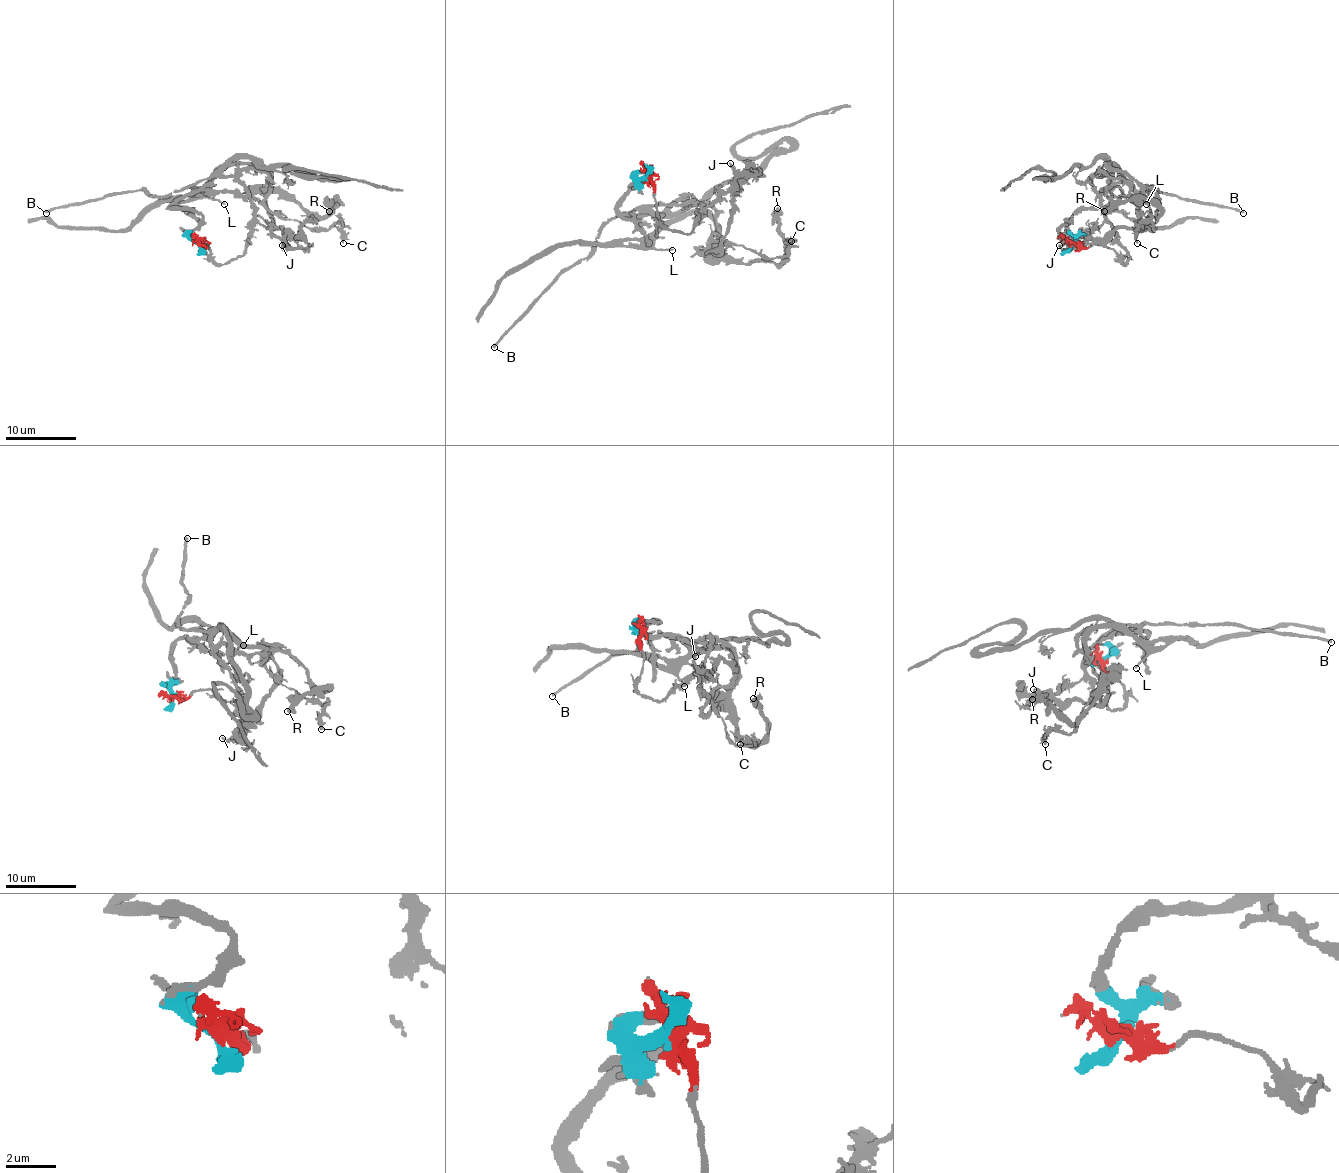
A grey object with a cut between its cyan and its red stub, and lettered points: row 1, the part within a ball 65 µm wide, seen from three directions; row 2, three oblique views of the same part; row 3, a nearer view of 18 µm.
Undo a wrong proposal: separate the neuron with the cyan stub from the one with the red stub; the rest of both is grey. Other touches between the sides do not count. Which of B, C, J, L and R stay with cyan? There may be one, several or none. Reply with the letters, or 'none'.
L, R

